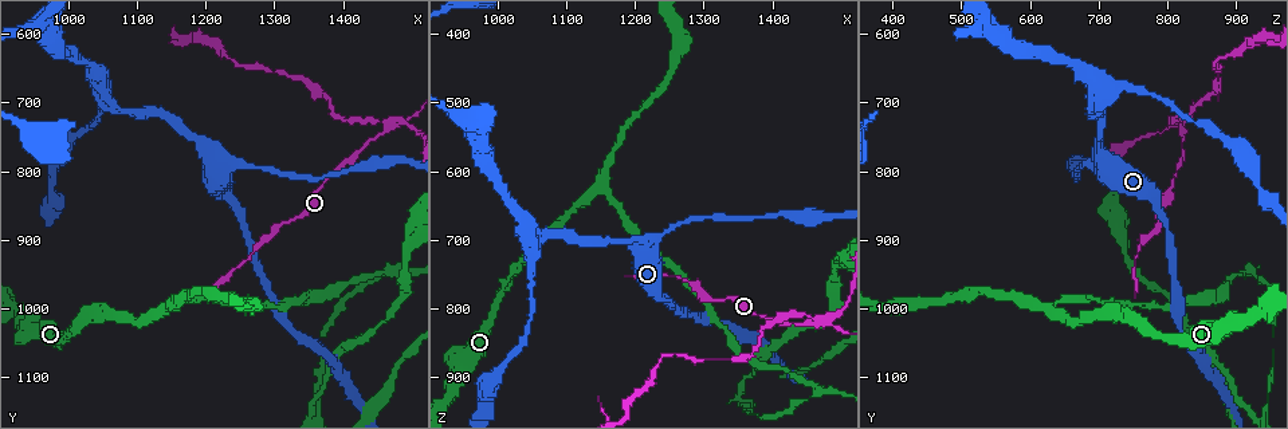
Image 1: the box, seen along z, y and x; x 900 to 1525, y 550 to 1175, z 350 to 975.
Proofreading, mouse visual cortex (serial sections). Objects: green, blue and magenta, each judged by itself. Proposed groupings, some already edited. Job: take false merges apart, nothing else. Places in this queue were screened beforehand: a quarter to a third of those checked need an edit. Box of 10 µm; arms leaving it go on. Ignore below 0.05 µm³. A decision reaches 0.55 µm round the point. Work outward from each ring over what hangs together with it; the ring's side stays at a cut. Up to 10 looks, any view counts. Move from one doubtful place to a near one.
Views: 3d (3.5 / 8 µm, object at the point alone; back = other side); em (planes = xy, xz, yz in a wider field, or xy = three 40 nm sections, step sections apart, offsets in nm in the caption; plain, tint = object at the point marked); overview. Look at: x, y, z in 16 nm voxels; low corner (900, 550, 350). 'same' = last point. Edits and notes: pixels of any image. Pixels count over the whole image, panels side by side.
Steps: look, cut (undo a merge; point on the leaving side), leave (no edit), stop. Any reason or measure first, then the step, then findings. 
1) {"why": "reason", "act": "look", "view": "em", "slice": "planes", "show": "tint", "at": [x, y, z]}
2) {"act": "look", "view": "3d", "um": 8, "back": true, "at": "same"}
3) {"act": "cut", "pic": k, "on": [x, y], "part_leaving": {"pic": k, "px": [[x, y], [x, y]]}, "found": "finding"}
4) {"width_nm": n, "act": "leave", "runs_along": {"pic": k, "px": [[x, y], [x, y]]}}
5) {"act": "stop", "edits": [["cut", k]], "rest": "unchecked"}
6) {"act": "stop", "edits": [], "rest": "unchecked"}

{"why": "two arms in line, one across", "act": "look", "view": "em", "slice": "xy", "step": 2, "show": "tint", "at": [1140, 1000, 625]}

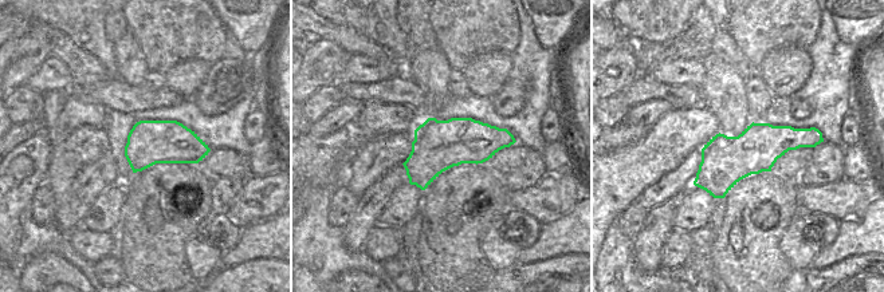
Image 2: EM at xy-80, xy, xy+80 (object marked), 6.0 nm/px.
{"act": "look", "view": "3d", "um": 3.5, "at": "same"}

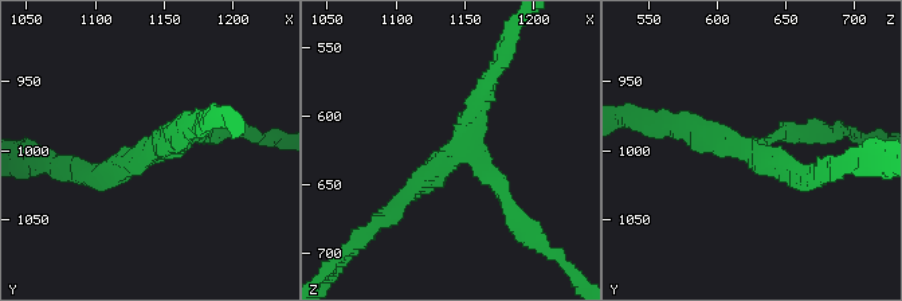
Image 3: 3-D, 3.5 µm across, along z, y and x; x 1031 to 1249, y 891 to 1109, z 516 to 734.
{"act": "leave", "runs_along": {"pic": 2, "px": [[818, 135], [763, 143], [698, 182]]}, "found": "continuous, no second cell"}

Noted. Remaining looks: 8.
{"why": "arms part here", "act": "look", "view": "3d", "um": 3.5, "back": true, "at": [1460, 945, 915]}

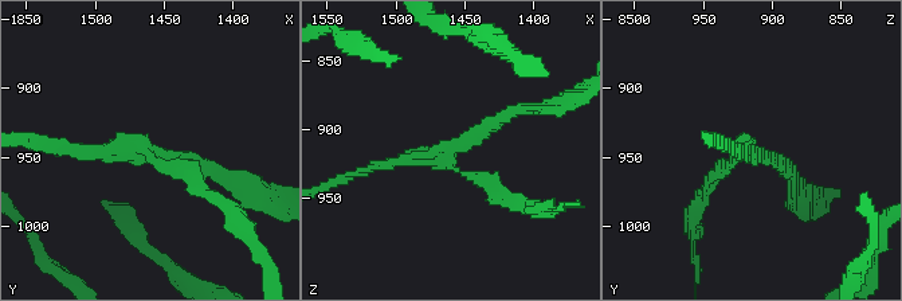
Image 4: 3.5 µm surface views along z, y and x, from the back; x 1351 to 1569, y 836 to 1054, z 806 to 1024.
{"arms": 3, "arm_widths_nm": [150, 150, 200], "act": "look", "view": "em", "slice": "xy", "step": 2, "show": "tint", "at": [1462, 944, 920]}

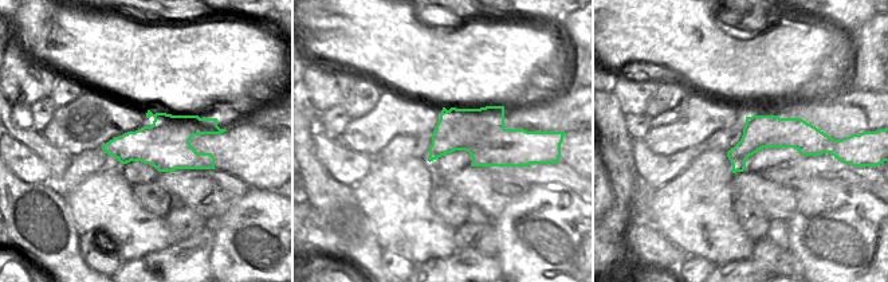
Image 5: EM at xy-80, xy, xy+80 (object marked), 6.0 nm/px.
{"act": "cut", "pic": 4, "on": [485, 183], "part_leaving": {"pic": 4, "px": [[447, 159], [509, 203], [542, 210]]}, "found": "two cells meet here"}

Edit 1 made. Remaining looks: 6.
{"act": "look", "view": "overview"}

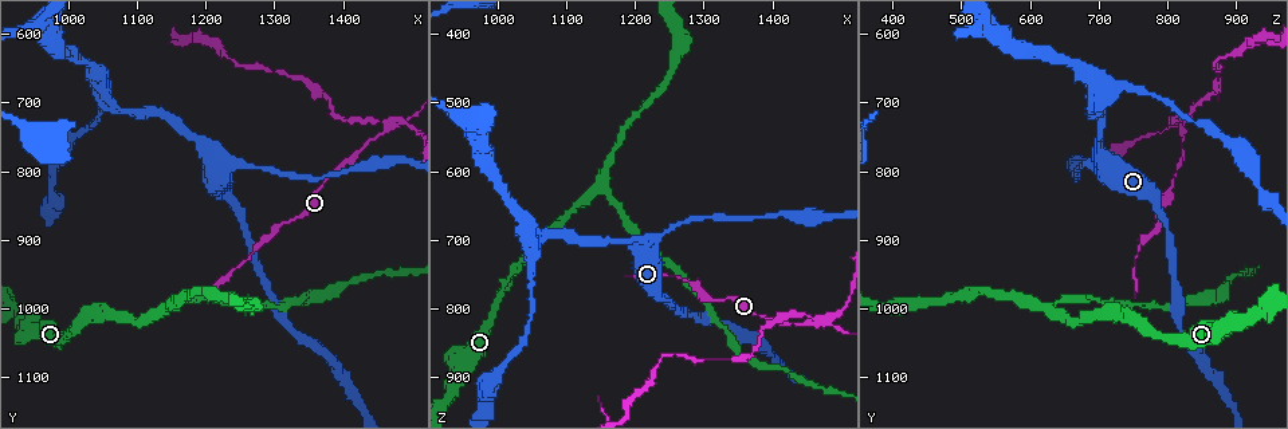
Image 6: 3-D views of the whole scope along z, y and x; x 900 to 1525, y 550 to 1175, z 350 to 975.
{"why": "abrupt turn", "act": "look", "view": "3d", "um": 3.5, "at": [1465, 745, 820]}

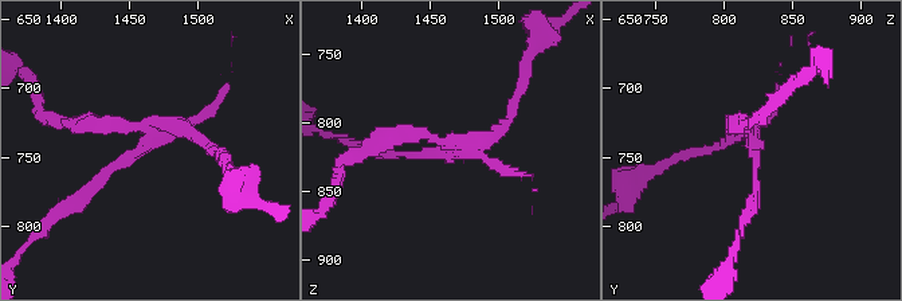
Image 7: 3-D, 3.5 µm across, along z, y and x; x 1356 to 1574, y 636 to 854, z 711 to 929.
{"arms": 4, "arm_widths_nm": [150, 150, 200, 200], "why": "need the tissue", "act": "look", "view": "em", "slice": "xy", "step": 2, "show": "plain", "at": [1458, 744, 820]}

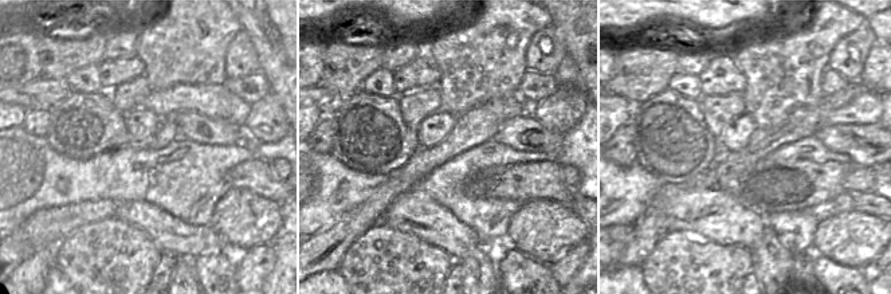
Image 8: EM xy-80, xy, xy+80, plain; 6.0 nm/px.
{"why": "with the object marked", "act": "look", "view": "em", "slice": "xy", "step": 2, "show": "tint", "at": "same"}

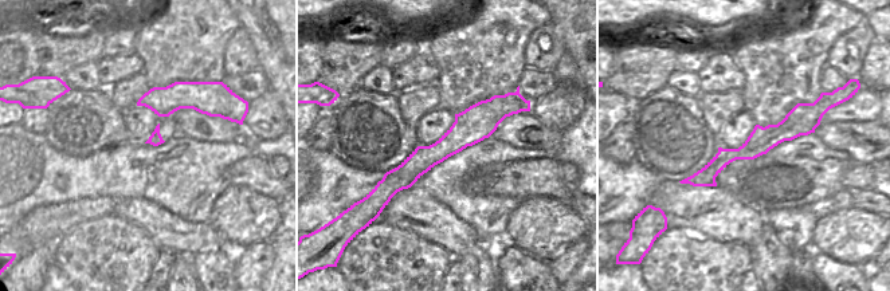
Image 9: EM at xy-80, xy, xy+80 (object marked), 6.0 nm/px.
{"act": "cut", "pic": 7, "on": [101, 122], "part_leaving": {"pic": 7, "px": [[146, 136], [39, 110]]}, "found": "a second cell is stuck on"}

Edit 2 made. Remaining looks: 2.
{"act": "stop", "edits": [["cut", 4], ["cut", 7]], "rest": "unchecked"}

